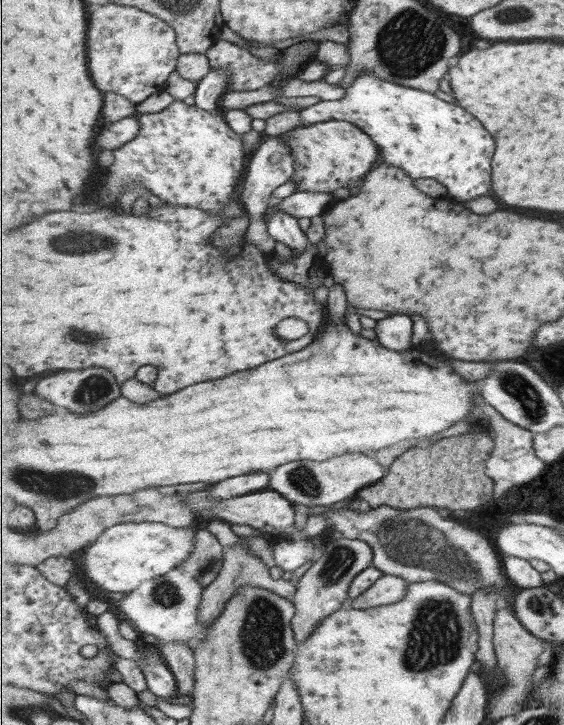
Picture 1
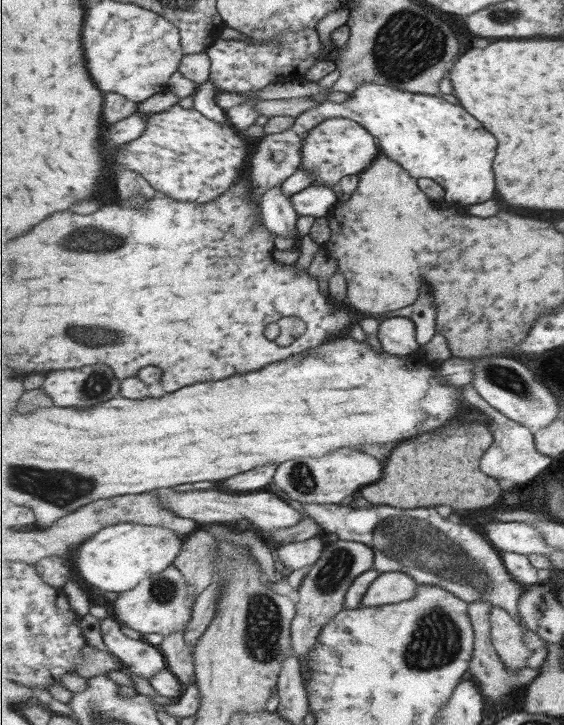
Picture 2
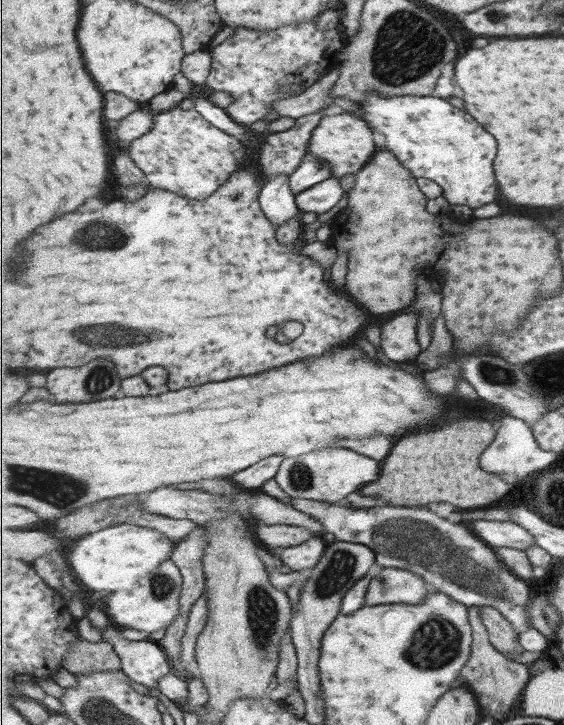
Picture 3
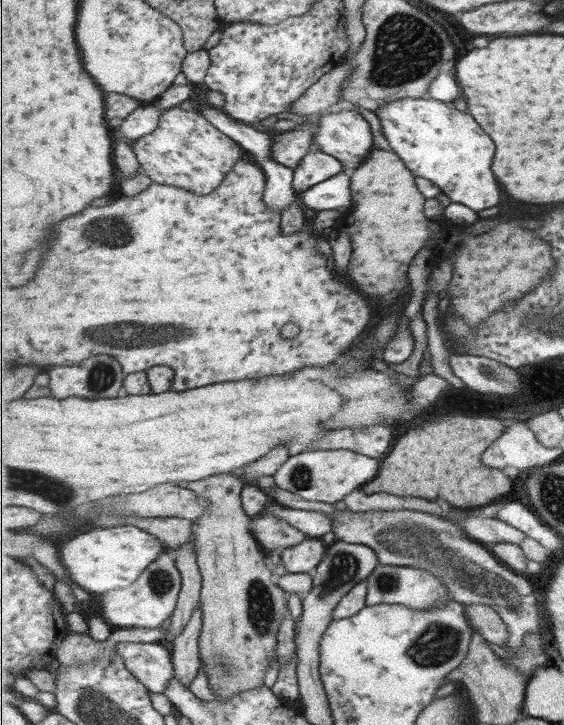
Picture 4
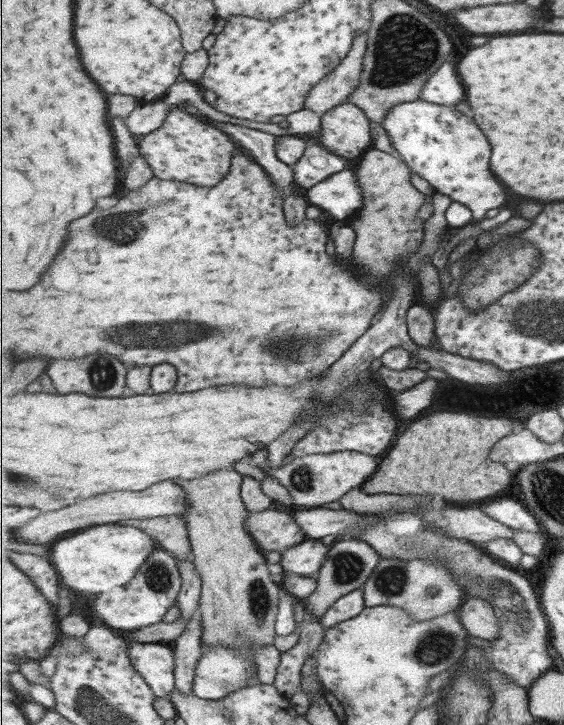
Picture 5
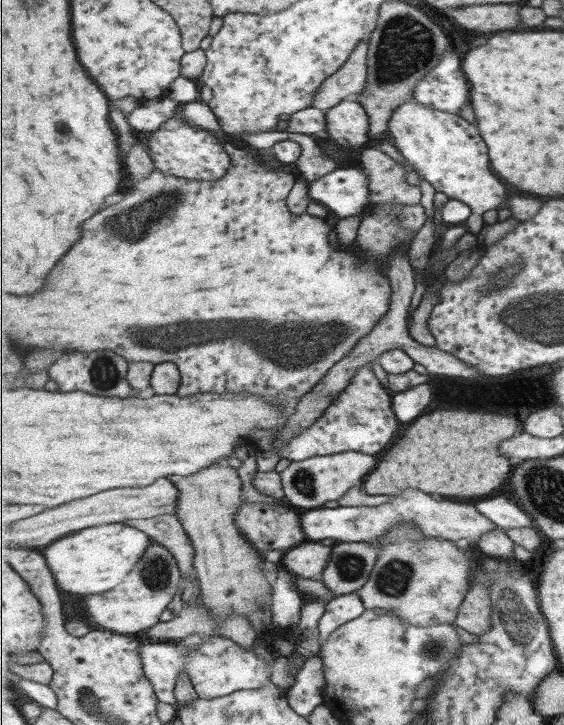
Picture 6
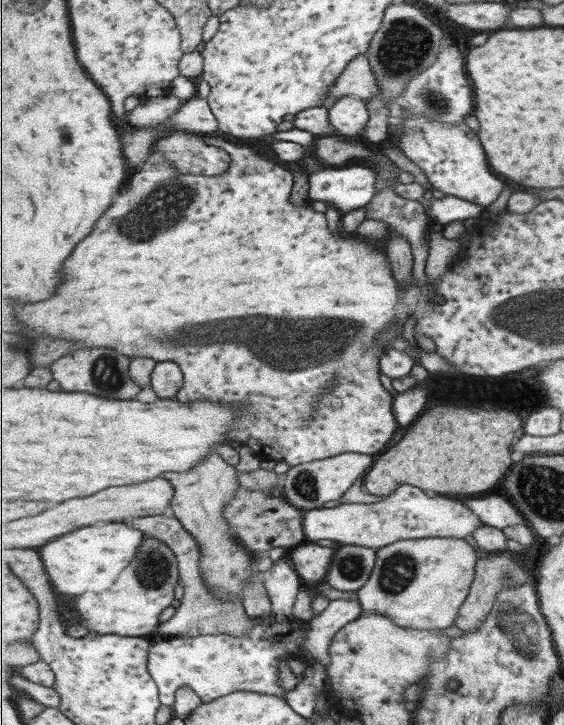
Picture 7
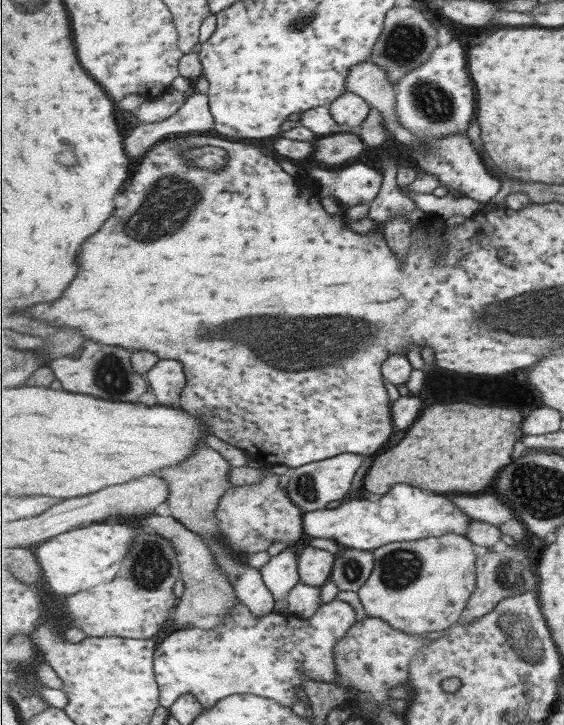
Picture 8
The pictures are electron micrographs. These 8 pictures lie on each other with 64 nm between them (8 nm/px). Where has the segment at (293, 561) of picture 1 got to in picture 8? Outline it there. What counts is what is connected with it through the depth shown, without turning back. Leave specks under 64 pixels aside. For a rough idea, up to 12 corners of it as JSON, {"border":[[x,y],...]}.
{"border":[[307,546],[298,562],[305,586],[330,580],[336,557]]}

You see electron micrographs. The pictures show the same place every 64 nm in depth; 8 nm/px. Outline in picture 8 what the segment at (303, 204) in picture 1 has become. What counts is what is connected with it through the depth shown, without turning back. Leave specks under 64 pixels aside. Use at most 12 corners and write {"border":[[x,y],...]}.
{"border":[[363,163],[313,166],[319,196],[343,210],[373,202],[383,173]]}

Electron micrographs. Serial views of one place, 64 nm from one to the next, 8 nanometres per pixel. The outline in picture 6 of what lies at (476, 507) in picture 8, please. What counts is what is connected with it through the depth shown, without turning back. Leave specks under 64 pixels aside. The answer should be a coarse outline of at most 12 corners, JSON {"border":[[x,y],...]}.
{"border":[[513,498],[472,502],[499,529],[534,527]]}

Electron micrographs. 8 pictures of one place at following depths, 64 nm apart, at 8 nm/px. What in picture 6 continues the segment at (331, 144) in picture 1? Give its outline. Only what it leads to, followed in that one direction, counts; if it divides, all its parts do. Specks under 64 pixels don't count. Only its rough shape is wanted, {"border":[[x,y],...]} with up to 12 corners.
{"border":[[353,97],[326,112],[326,142],[345,151],[371,141],[367,109]]}

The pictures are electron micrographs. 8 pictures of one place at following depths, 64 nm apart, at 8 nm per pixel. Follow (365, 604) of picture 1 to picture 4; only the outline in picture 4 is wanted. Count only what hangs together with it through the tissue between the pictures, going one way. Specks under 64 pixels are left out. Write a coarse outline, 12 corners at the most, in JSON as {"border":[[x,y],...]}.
{"border":[[379,563],[366,579],[367,606],[425,612],[447,602],[435,573]]}

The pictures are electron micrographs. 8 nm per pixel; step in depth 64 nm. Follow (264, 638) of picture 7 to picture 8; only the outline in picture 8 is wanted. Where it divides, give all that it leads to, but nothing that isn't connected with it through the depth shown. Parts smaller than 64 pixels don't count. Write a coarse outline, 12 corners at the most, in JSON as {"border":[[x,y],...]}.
{"border":[[334,598],[309,618],[235,605],[155,648],[160,704],[239,694],[293,706],[337,683],[358,622]]}

